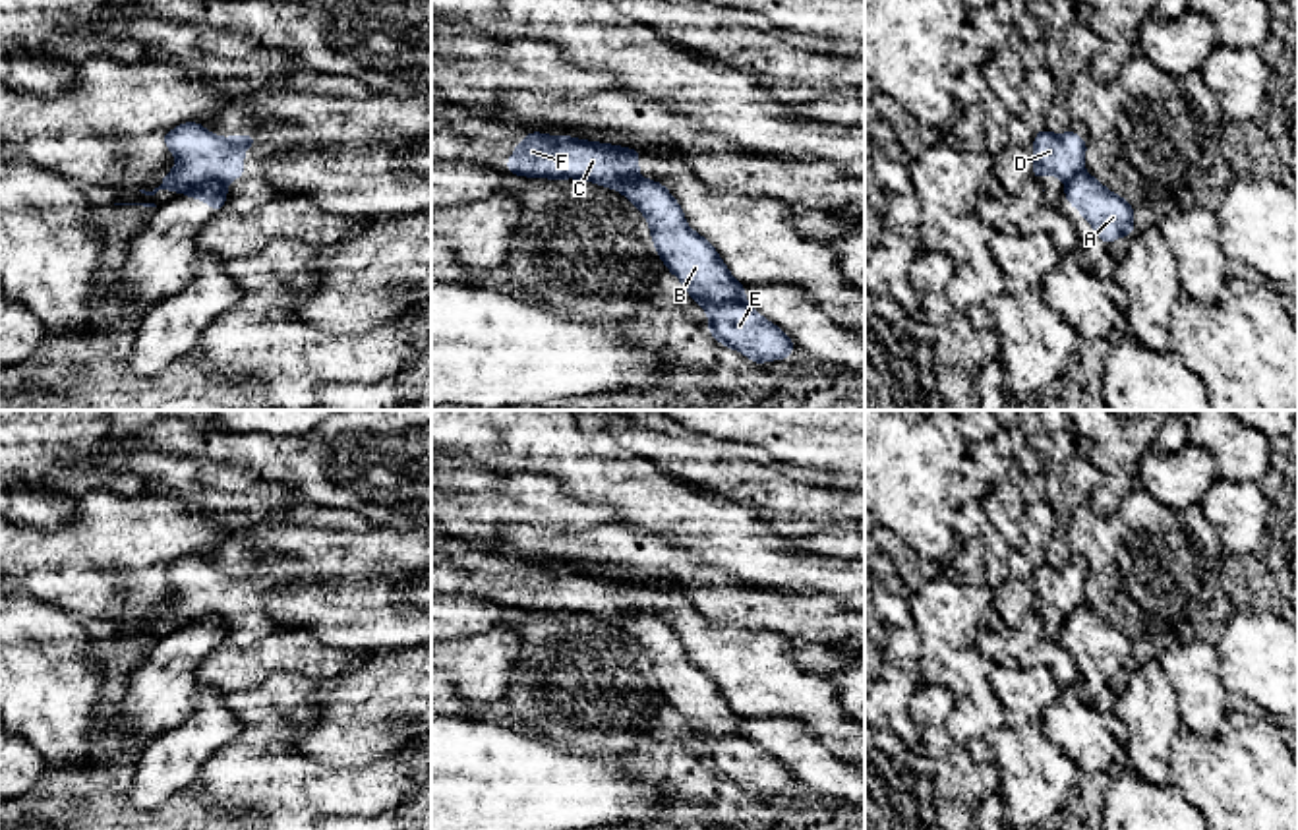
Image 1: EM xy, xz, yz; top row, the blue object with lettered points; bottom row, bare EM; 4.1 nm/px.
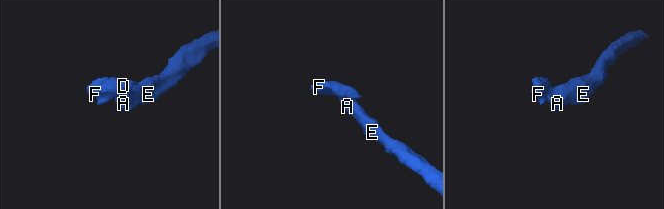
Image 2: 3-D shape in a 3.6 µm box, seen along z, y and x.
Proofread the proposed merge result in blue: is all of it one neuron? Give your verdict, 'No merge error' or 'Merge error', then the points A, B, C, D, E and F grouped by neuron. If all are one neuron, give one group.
Merge error. Groups: A B E / C D F

